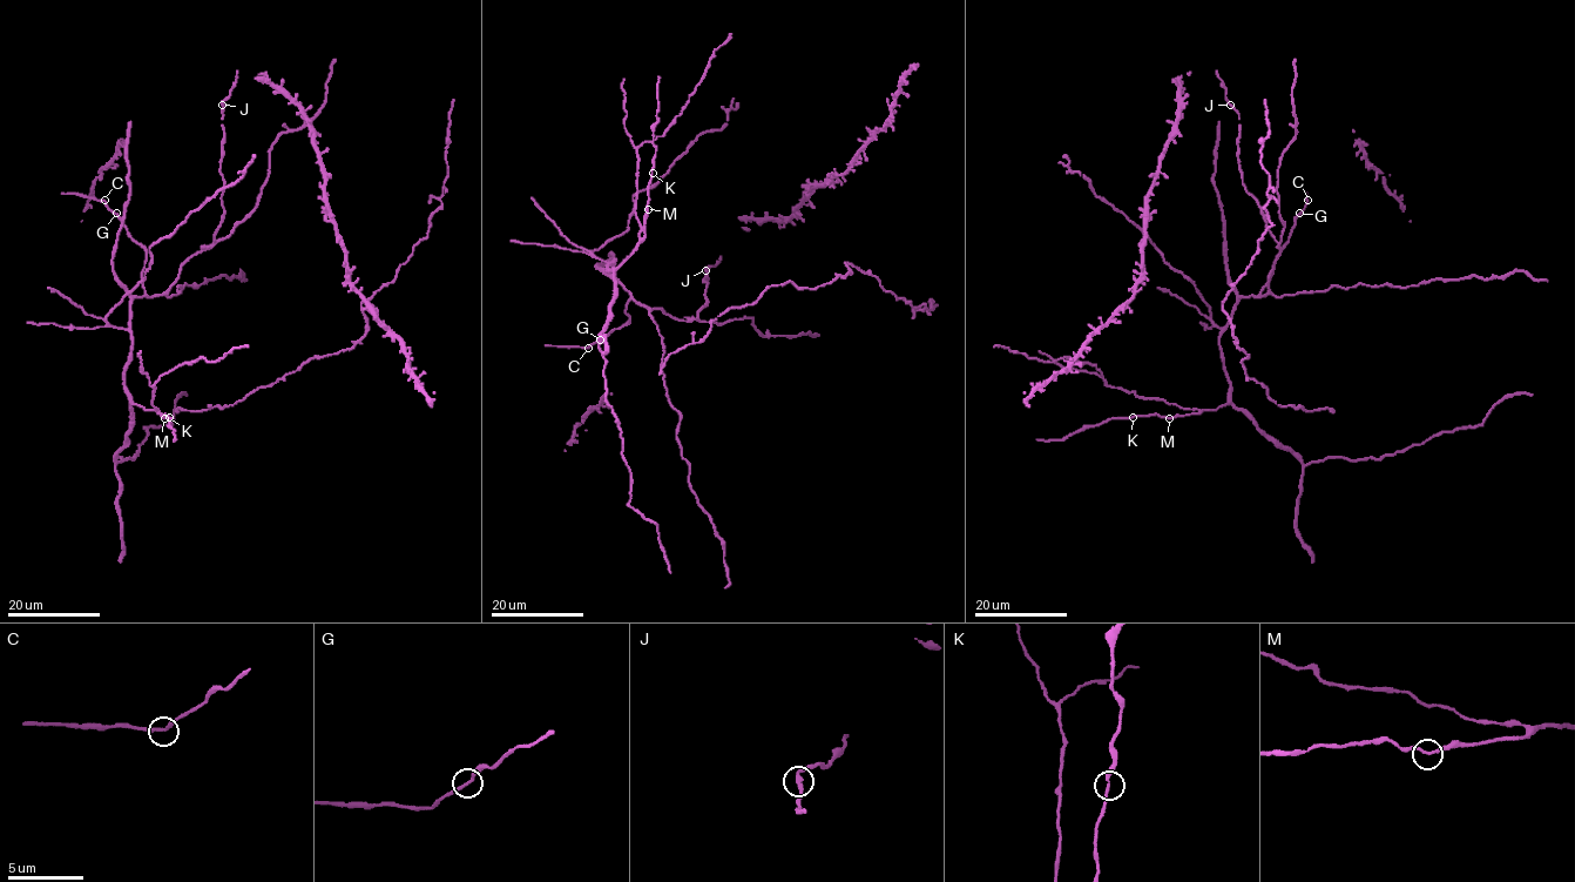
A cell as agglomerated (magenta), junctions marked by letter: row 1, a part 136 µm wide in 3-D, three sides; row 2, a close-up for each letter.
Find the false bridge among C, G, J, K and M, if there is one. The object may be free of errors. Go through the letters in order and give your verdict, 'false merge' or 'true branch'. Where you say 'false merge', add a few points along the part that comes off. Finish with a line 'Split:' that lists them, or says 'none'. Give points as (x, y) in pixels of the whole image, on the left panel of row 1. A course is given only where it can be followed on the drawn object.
C: true branch
G: true branch
J: true branch
K: true branch
M: true branch
Split: none

